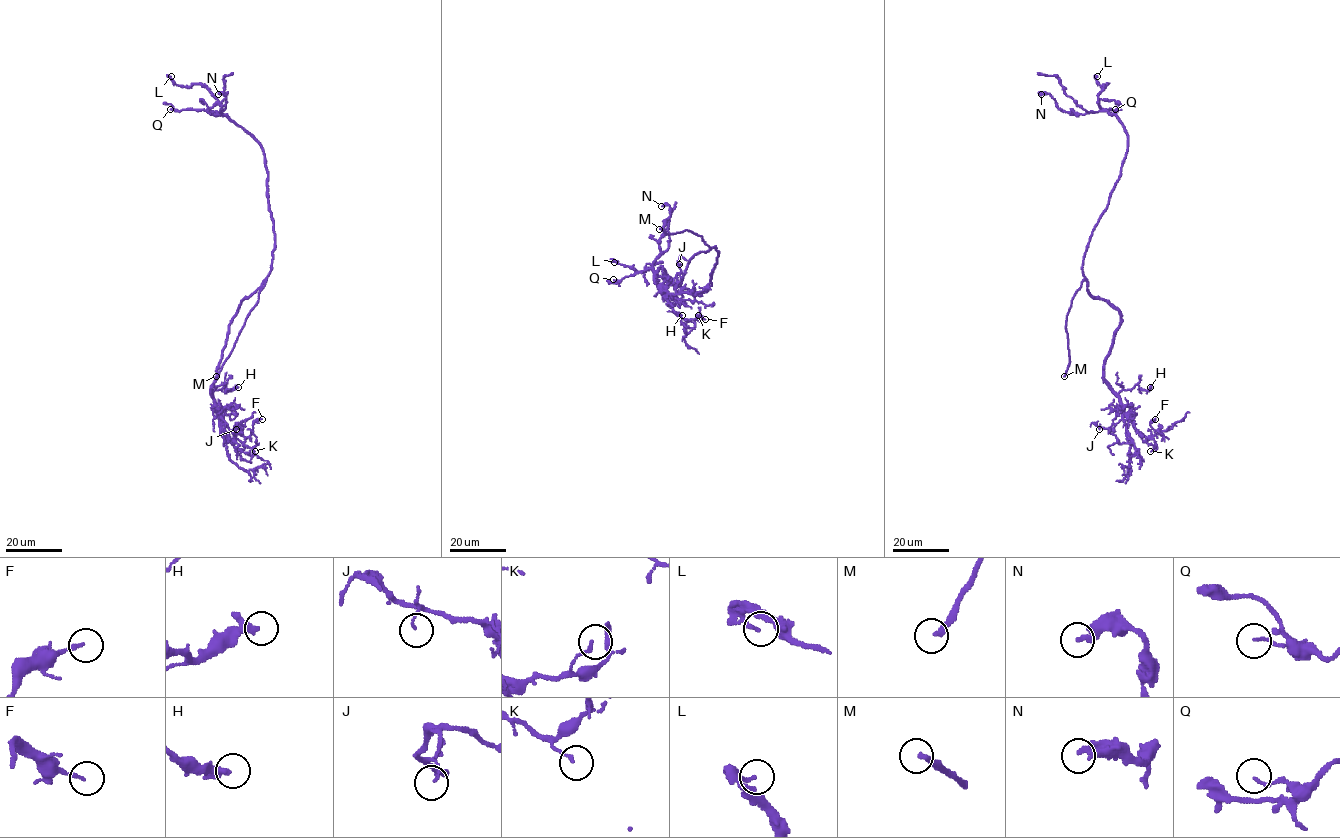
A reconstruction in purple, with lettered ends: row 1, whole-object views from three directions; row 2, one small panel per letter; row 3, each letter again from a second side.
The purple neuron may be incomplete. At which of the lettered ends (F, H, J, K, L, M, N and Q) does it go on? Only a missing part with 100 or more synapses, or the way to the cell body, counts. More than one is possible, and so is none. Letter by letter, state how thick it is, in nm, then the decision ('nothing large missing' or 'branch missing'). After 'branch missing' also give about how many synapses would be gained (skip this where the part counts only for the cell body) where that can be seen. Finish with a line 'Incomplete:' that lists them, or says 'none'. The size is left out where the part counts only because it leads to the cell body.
F: calibre 130 nm; nothing large missing
H: calibre 280 nm; nothing large missing
J: calibre 80 nm; nothing large missing
K: calibre 140 nm; nothing large missing
L: calibre 160 nm; nothing large missing
M: calibre 260 nm; branch missing
N: calibre 320 nm; nothing large missing
Q: calibre 110 nm; nothing large missing
Incomplete: M

